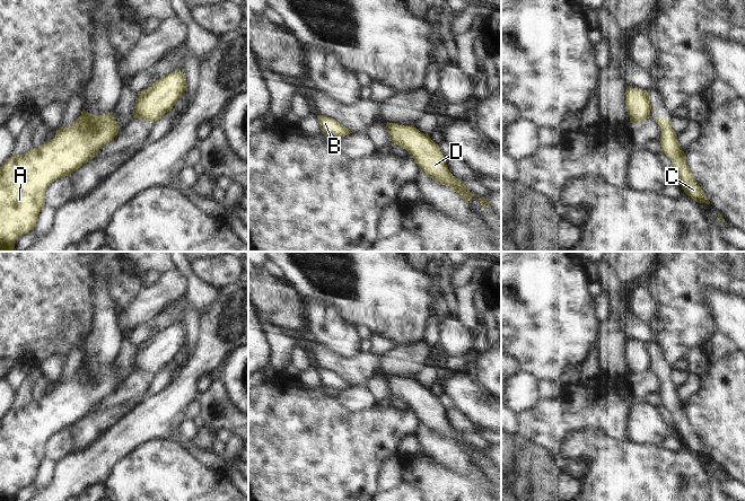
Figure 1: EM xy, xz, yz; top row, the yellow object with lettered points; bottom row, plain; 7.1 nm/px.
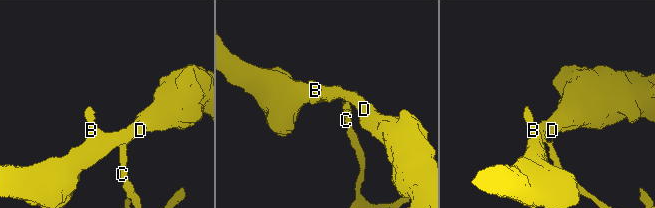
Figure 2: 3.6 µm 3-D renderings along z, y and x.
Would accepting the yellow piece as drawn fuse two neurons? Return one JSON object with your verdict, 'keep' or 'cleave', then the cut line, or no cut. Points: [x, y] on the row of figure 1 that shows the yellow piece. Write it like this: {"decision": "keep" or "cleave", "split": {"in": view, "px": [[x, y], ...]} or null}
{"decision": "cleave", "split": {"in": "yz", "px": [[646, 91], [649, 100]]}}

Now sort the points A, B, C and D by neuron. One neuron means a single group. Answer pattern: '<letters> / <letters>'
A B D / C

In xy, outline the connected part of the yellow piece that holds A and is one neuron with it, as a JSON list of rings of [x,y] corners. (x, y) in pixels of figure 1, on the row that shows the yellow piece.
[[[82,109],[70,126],[59,128],[53,139],[44,141],[38,148],[32,147],[24,155],[12,155],[0,166],[0,252],[14,252],[16,240],[34,229],[45,205],[47,186],[80,168],[119,131],[113,112],[95,116]]]

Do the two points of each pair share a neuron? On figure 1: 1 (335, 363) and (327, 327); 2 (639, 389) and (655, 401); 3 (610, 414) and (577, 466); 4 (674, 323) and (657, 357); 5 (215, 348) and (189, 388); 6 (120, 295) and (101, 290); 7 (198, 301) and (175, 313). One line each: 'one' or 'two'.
1: two
2: two
3: one
4: two
5: one
6: two
7: one

